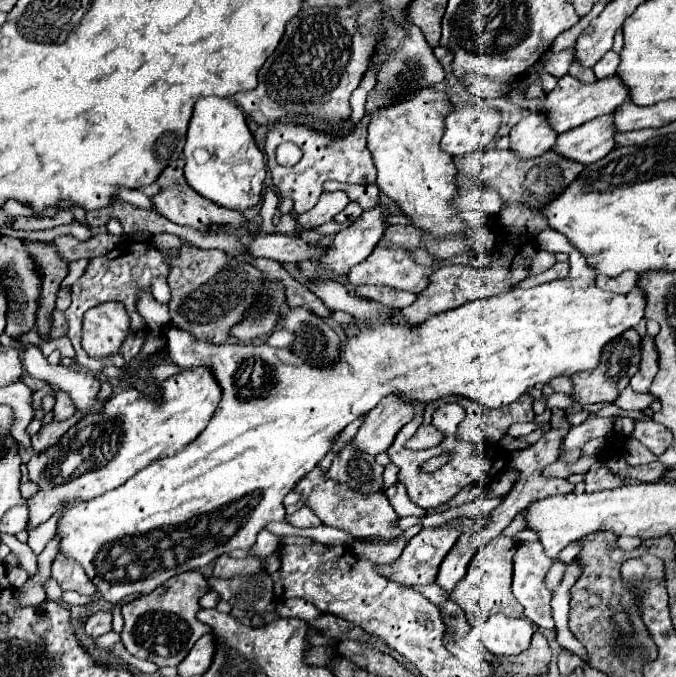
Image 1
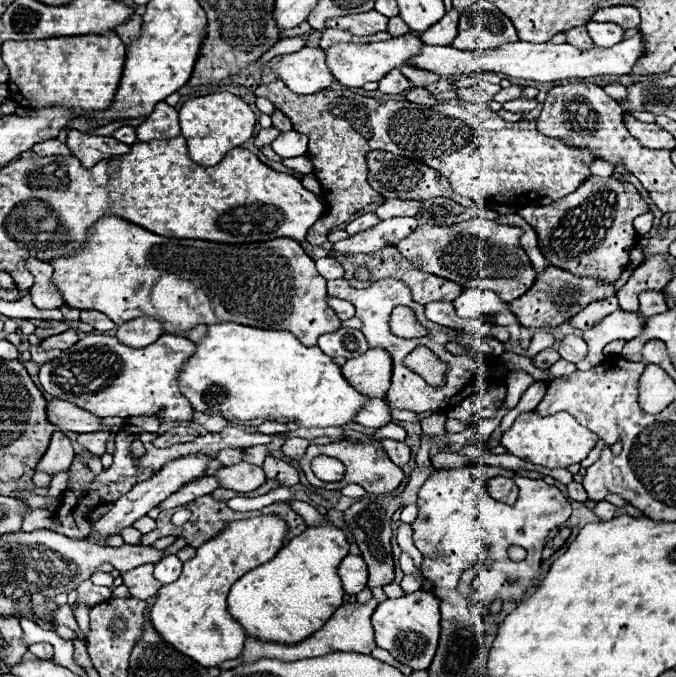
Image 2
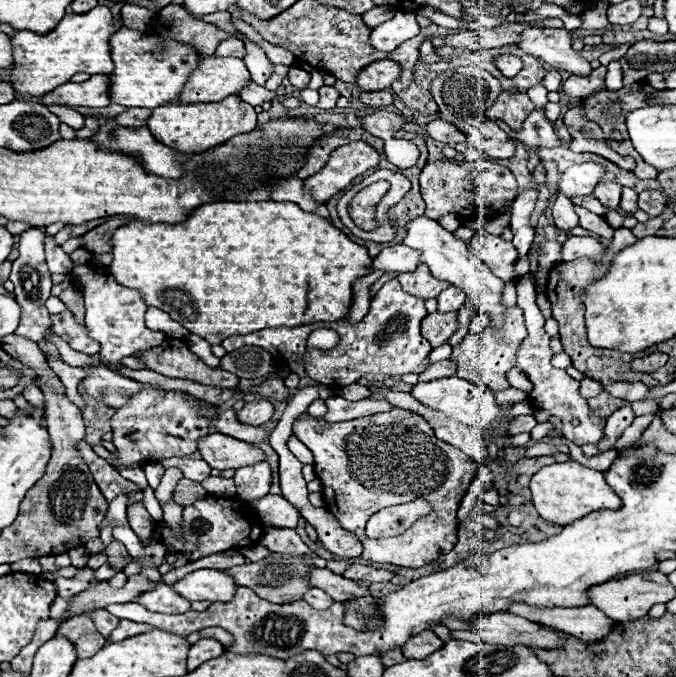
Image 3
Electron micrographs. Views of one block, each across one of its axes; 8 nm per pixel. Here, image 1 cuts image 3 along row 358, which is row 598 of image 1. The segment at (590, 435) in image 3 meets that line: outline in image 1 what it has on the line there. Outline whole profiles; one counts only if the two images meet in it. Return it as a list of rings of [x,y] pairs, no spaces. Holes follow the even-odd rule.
[[[538,540],[534,542],[518,542],[516,554],[514,554],[514,582],[512,582],[512,592],[516,600],[524,606],[524,616],[532,620],[538,628],[554,628],[552,612],[550,612],[550,598],[552,592],[546,588],[546,574],[552,568],[554,560],[544,554],[544,548]]]

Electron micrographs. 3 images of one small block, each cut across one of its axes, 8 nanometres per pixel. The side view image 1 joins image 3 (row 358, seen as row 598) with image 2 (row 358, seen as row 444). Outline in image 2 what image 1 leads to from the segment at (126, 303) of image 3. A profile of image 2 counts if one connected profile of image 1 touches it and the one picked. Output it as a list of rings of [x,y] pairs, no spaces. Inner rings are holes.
[[[234,322],[210,324],[206,336],[196,342],[196,352],[178,370],[180,394],[192,404],[196,412],[224,416],[230,422],[260,426],[266,422],[296,422],[302,428],[328,428],[352,422],[356,410],[370,400],[362,396],[344,380],[340,366],[332,362],[318,346],[308,348],[286,330],[260,330]]]

